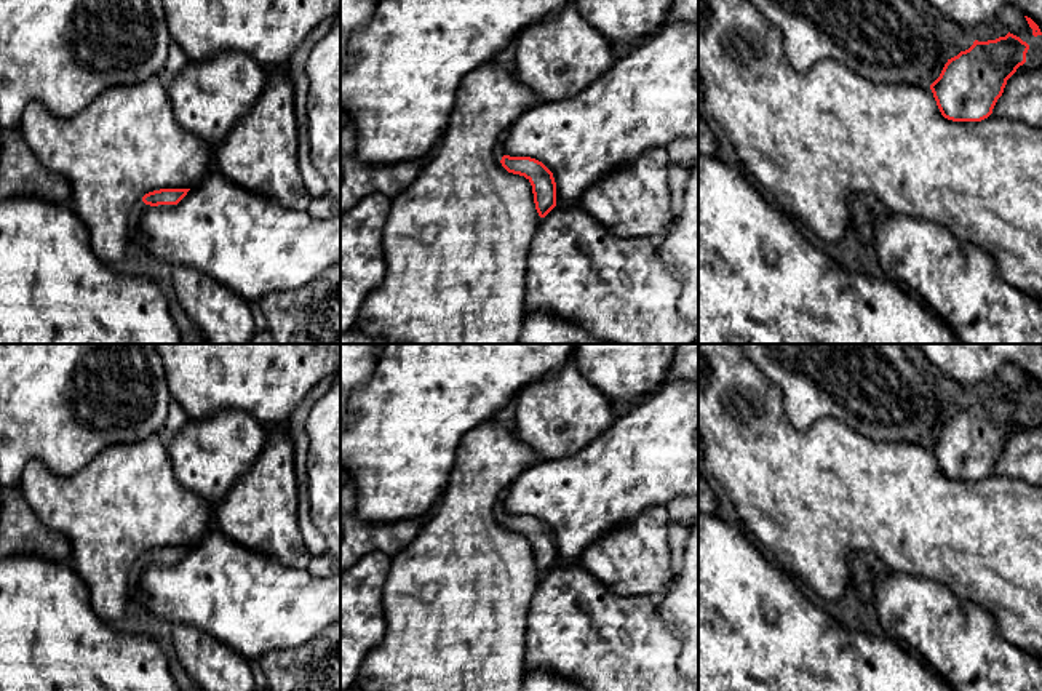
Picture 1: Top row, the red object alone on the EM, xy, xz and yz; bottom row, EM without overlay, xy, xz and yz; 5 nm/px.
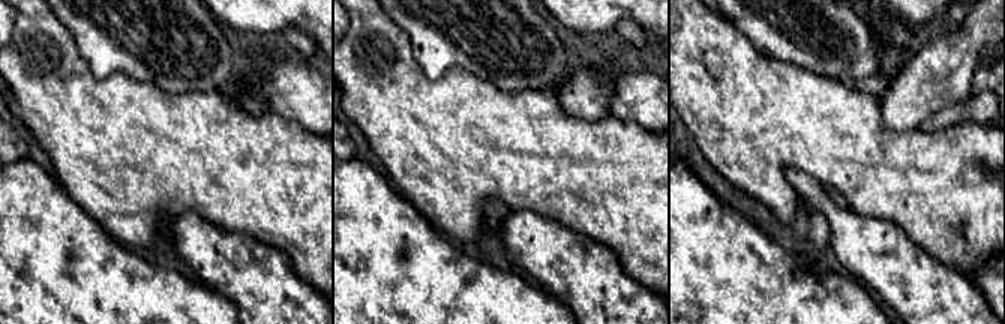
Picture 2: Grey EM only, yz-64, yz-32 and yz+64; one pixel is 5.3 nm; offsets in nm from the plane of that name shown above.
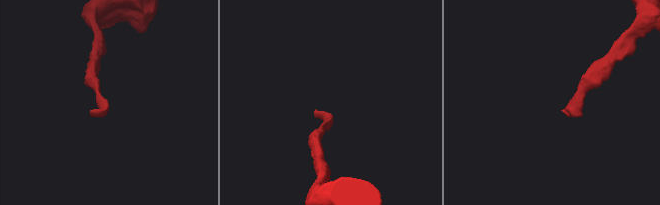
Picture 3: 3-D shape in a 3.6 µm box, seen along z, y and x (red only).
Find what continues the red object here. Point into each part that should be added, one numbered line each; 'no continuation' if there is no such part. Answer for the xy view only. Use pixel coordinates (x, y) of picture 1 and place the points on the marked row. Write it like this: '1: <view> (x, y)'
1: xy (138, 211)

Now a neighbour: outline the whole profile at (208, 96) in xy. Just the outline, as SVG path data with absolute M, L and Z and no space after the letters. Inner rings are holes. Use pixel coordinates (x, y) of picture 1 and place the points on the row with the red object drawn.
M233 50L203 61L189 61L166 80L173 115L185 131L198 136L214 152L256 104L267 78L268 69Z

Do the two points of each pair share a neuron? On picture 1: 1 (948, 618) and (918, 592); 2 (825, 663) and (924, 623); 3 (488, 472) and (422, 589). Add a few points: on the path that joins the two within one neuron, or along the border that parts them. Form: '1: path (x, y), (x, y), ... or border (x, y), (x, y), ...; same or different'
1: path (940, 615), (926, 600); same
2: border (887, 635), (897, 642); different
3: path (469, 501), (464, 519), (464, 547), (451, 560); same

